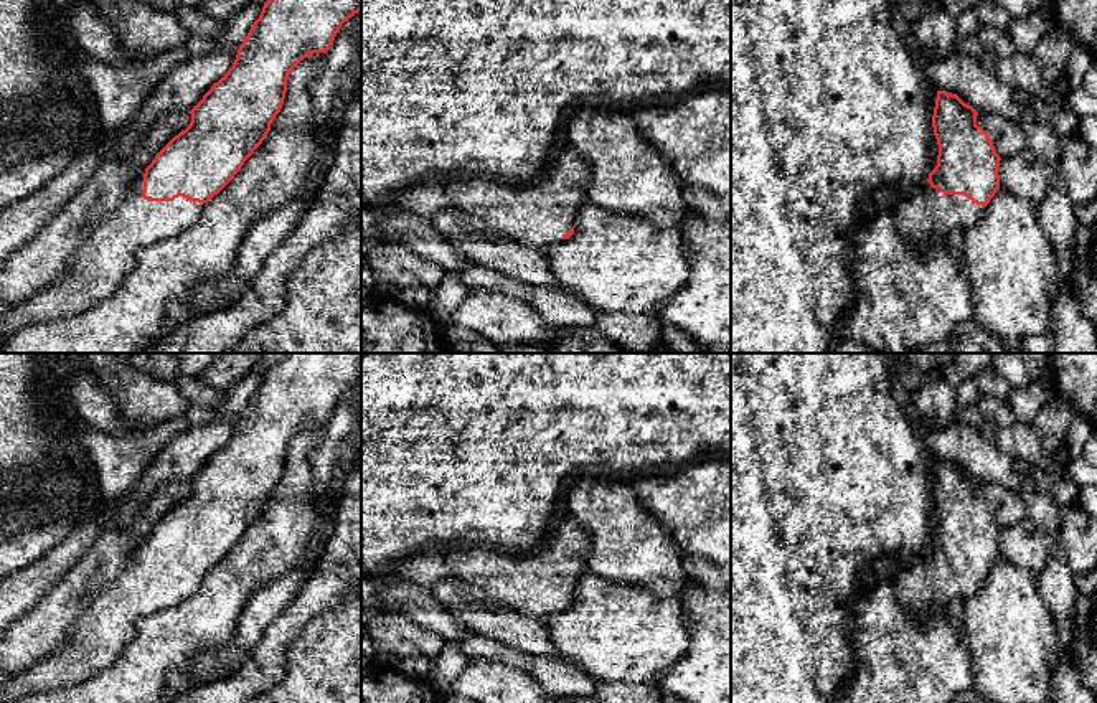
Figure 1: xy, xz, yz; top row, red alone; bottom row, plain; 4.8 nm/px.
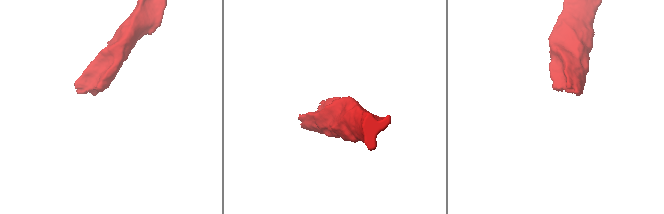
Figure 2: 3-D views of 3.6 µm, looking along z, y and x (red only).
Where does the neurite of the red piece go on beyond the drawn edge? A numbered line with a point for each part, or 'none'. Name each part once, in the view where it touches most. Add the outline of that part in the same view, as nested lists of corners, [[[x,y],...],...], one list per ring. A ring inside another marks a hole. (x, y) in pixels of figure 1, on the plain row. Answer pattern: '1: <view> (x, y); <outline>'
1: xy (108, 626); [[[144,545],[135,551],[134,561],[106,589],[94,596],[92,606],[79,617],[71,639],[40,663],[10,675],[0,685],[0,703],[15,703],[25,695],[69,688],[109,667],[135,637],[135,625],[142,617],[177,606],[191,597],[201,586],[206,573],[190,571],[183,566],[173,571],[147,571],[142,566]]]

